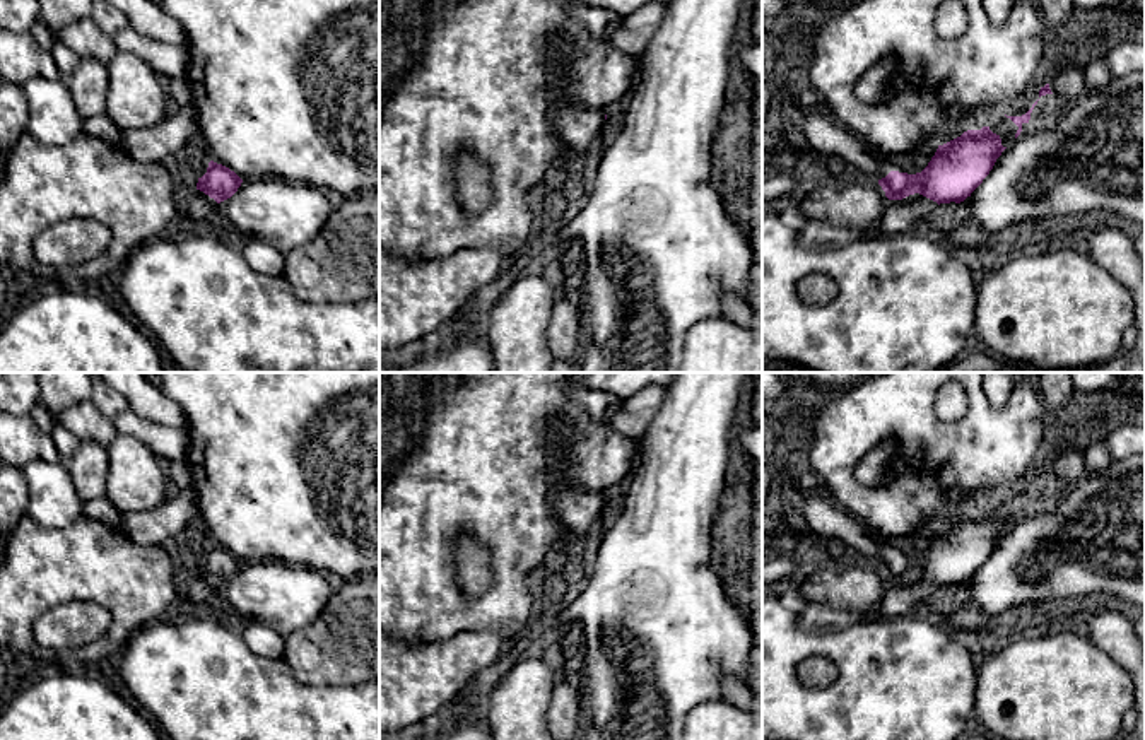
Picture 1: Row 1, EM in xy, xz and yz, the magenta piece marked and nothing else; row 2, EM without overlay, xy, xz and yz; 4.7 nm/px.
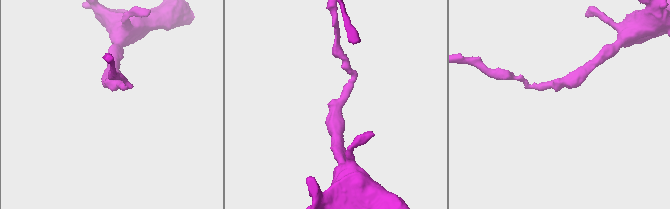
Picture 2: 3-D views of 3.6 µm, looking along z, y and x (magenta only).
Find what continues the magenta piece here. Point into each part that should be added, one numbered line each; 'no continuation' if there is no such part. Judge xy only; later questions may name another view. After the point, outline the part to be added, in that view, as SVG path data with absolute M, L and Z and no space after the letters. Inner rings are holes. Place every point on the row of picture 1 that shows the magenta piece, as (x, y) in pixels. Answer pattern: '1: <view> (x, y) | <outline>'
1: xy (197, 205) | M200 190L190 191L181 202L181 214L190 229L203 229L208 214L214 210L217 202Z

